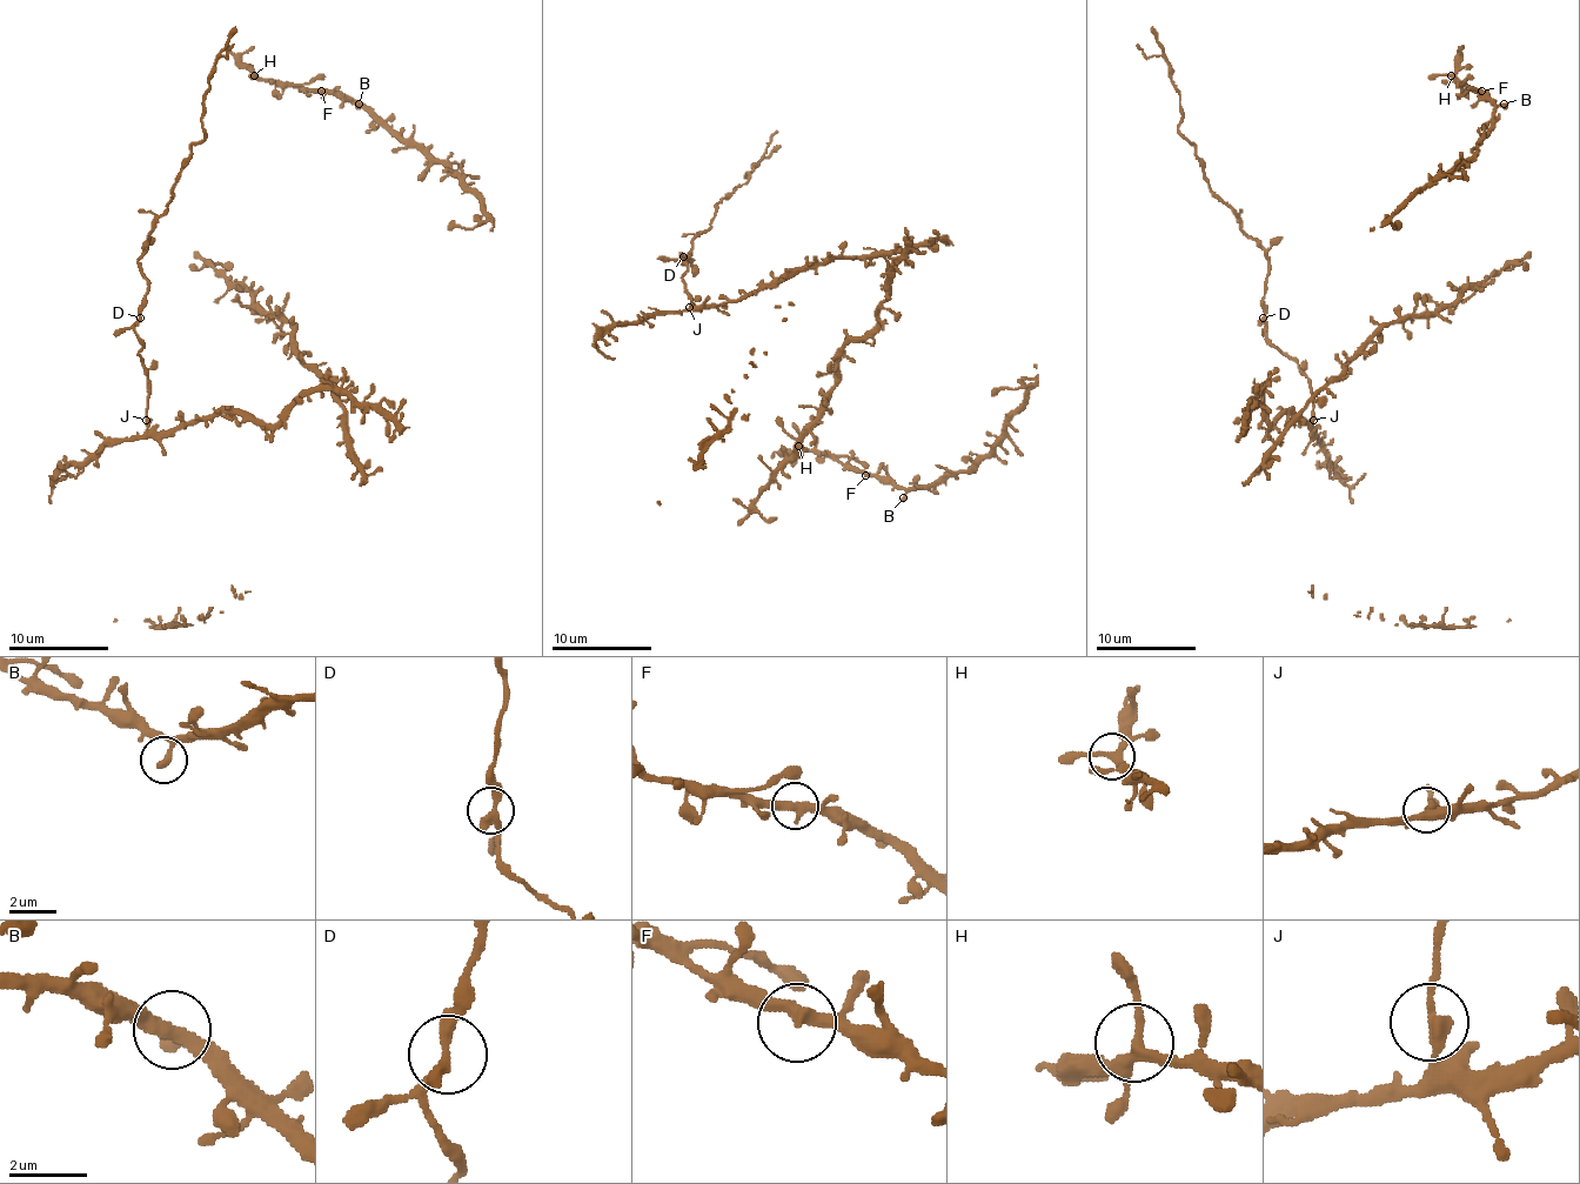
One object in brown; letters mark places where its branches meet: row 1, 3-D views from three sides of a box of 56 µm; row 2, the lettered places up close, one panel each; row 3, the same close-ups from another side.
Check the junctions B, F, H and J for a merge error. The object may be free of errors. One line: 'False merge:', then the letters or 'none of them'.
False merge: J

